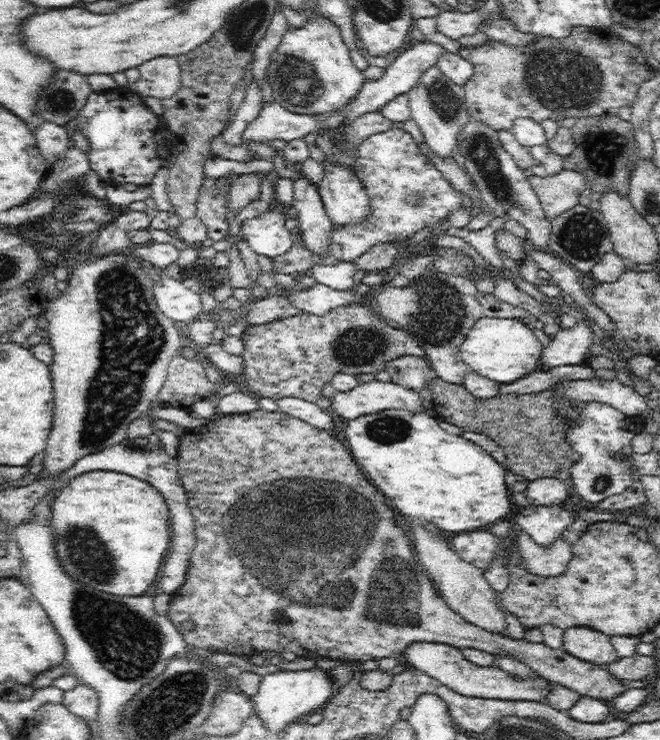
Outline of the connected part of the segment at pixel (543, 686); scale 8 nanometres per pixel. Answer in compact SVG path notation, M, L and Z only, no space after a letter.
M414 642L403 650L406 665L413 671L426 673L430 678L439 680L444 686L468 697L498 698L507 701L540 701L547 699L552 683L533 673L530 678L512 676L496 666L478 666L470 662L459 648L434 642Z

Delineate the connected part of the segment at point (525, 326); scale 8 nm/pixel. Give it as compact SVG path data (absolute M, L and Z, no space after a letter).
M480 318L467 332L459 346L461 359L472 371L499 383L509 383L539 370L544 347L528 320L515 318Z

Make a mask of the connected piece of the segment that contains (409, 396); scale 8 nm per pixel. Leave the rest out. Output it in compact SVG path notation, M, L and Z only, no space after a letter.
M374 379L366 383L359 382L352 390L336 390L331 409L344 418L360 418L364 414L374 414L378 410L399 408L408 412L425 412L422 397L408 387L382 382Z

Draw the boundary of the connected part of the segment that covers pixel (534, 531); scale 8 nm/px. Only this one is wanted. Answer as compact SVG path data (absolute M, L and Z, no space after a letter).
M564 504L553 506L526 505L516 521L538 546L550 546L560 538L567 527L577 519L576 514L564 508Z

